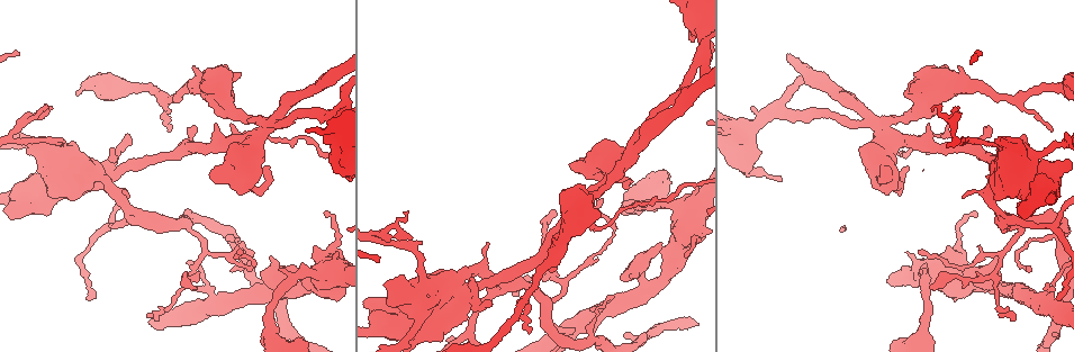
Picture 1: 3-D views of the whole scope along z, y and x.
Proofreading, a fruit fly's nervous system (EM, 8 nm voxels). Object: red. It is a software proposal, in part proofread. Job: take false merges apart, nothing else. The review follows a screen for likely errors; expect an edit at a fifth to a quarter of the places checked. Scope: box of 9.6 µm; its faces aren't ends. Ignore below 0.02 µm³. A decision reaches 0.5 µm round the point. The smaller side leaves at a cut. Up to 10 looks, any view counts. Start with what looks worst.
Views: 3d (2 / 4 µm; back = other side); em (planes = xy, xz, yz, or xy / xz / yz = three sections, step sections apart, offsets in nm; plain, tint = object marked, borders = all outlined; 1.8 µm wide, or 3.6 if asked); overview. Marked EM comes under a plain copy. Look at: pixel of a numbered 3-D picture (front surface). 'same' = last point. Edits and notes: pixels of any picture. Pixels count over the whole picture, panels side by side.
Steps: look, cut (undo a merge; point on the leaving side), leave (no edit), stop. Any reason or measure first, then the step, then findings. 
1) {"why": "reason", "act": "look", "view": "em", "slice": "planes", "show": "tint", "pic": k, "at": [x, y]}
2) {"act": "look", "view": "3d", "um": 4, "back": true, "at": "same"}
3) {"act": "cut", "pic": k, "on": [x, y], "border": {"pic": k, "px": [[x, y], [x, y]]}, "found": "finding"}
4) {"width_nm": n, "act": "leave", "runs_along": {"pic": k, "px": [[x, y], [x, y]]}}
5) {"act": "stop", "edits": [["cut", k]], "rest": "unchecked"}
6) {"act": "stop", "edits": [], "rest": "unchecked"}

{"why": "branch point", "act": "look", "view": "em", "slice": "yz", "step": 16, "show": "tint", "pic": 1, "at": [1000, 217]}

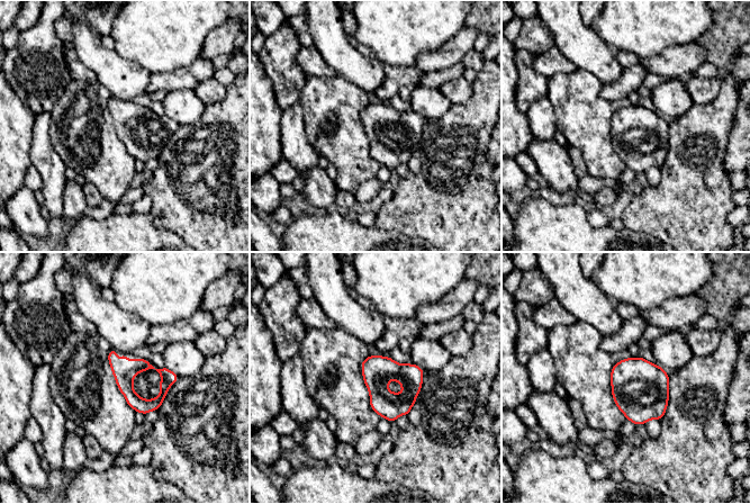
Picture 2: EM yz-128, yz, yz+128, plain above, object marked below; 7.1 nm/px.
{"act": "look", "view": "em", "slice": "planes", "show": "tint", "at": "same"}

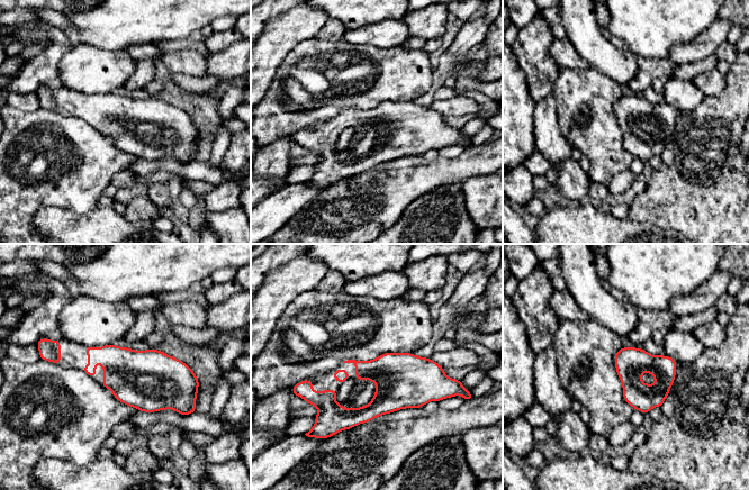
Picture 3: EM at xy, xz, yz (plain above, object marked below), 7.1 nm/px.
{"act": "leave", "found": "one neuron here"}

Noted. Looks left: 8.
{"why": "sudden change in width", "act": "look", "view": "3d", "um": 4, "pic": 1, "at": [448, 280]}

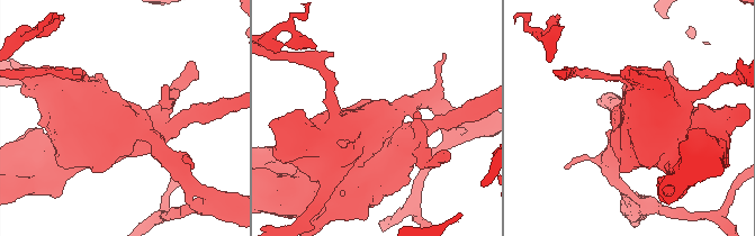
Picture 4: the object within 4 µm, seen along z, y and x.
{"act": "look", "view": "em", "um": 3.6, "slice": "planes", "show": "tint", "pic": 4, "at": [127, 128]}

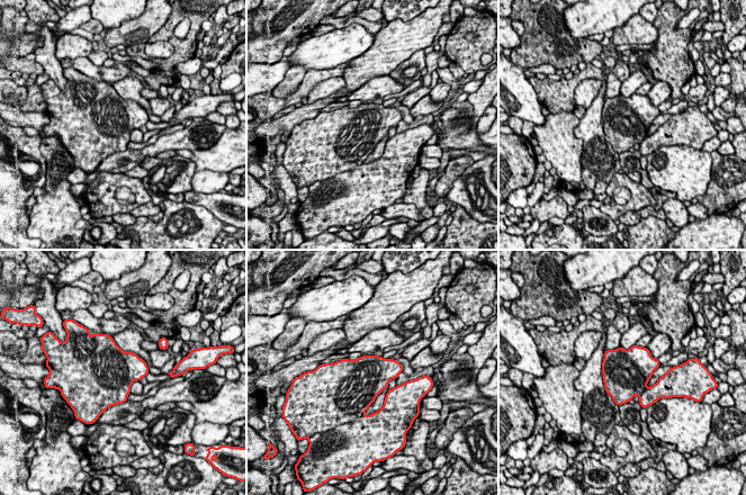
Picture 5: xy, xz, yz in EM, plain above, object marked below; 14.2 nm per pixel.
{"act": "cut", "pic": 5, "on": [631, 379], "border": {"pic": 5, "px": [[647, 388], [639, 396]]}, "found": "two neurons meet here"}

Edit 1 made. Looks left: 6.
{"why": "see it whole again", "act": "look", "view": "overview"}

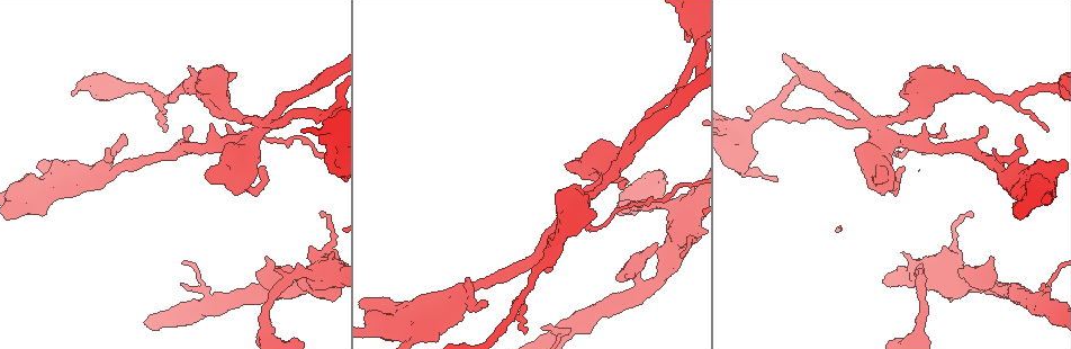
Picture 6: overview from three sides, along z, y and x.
{"why": "arms run side by side", "act": "look", "view": "3d", "um": 2, "pic": 6, "at": [624, 162]}

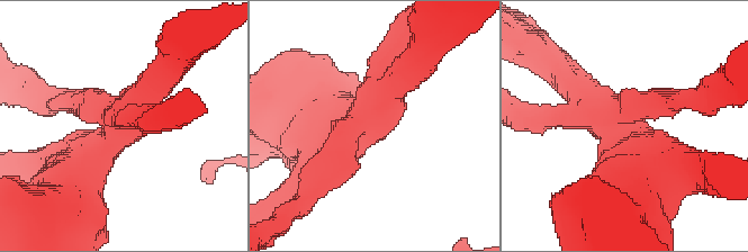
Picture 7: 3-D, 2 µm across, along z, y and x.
{"arms": 4, "act": "look", "view": "em", "slice": "planes", "show": "tint", "pic": 7, "at": [624, 134]}

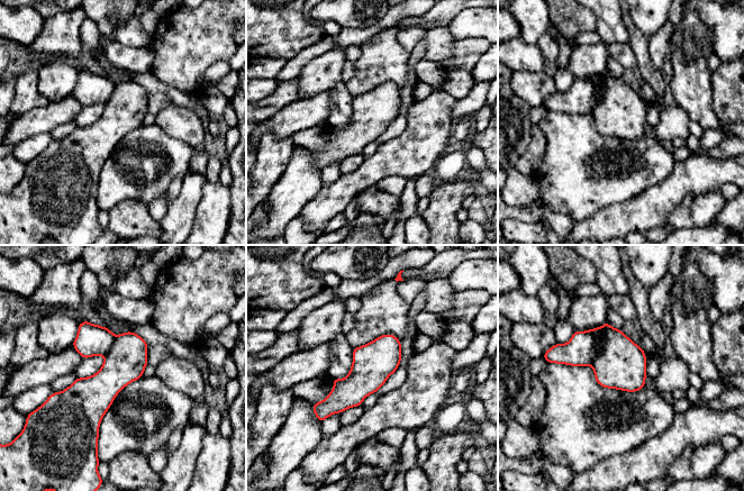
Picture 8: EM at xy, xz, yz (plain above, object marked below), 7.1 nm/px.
{"act": "cut", "pic": 8, "on": [580, 351], "border": {"pic": 8, "px": [[584, 332], [599, 342], [589, 364]]}, "found": "a second neuron is stuck on"}

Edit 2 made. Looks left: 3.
{"act": "stop", "edits": [["cut", 5], ["cut", 8]], "rest": "unchecked"}

